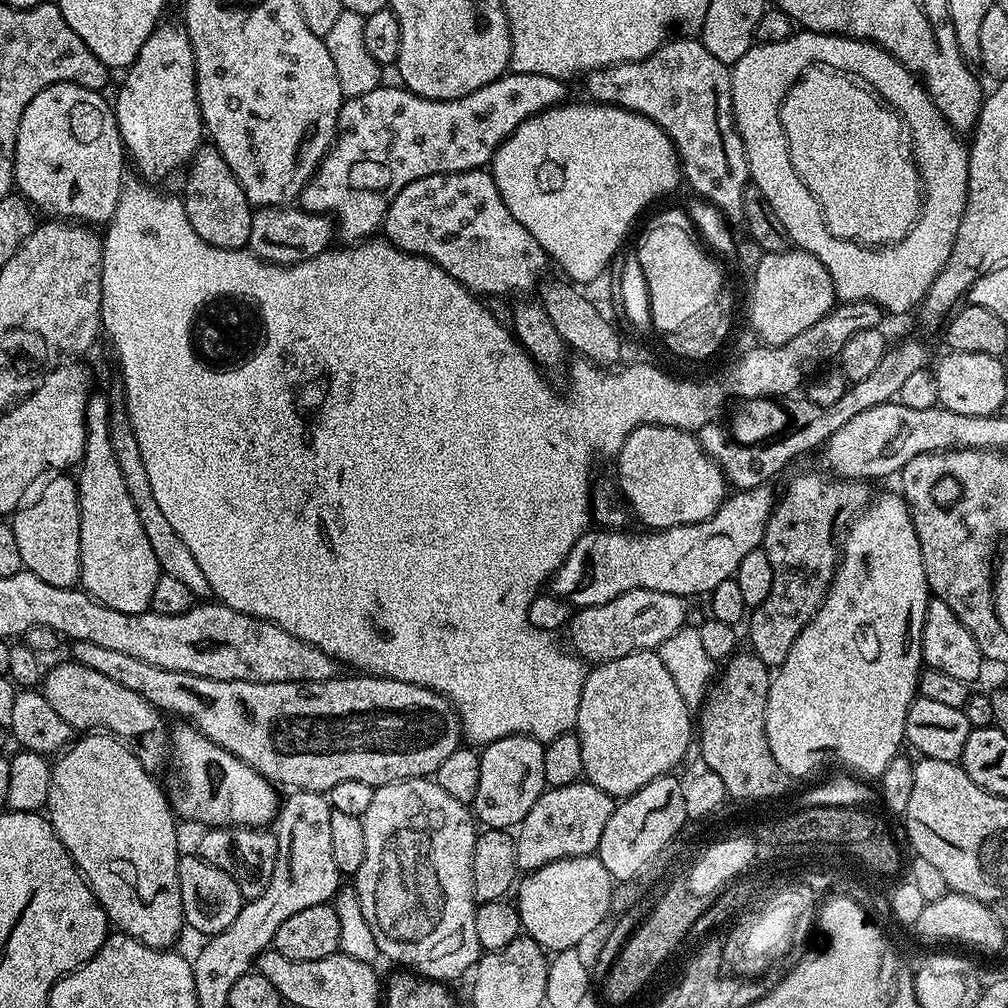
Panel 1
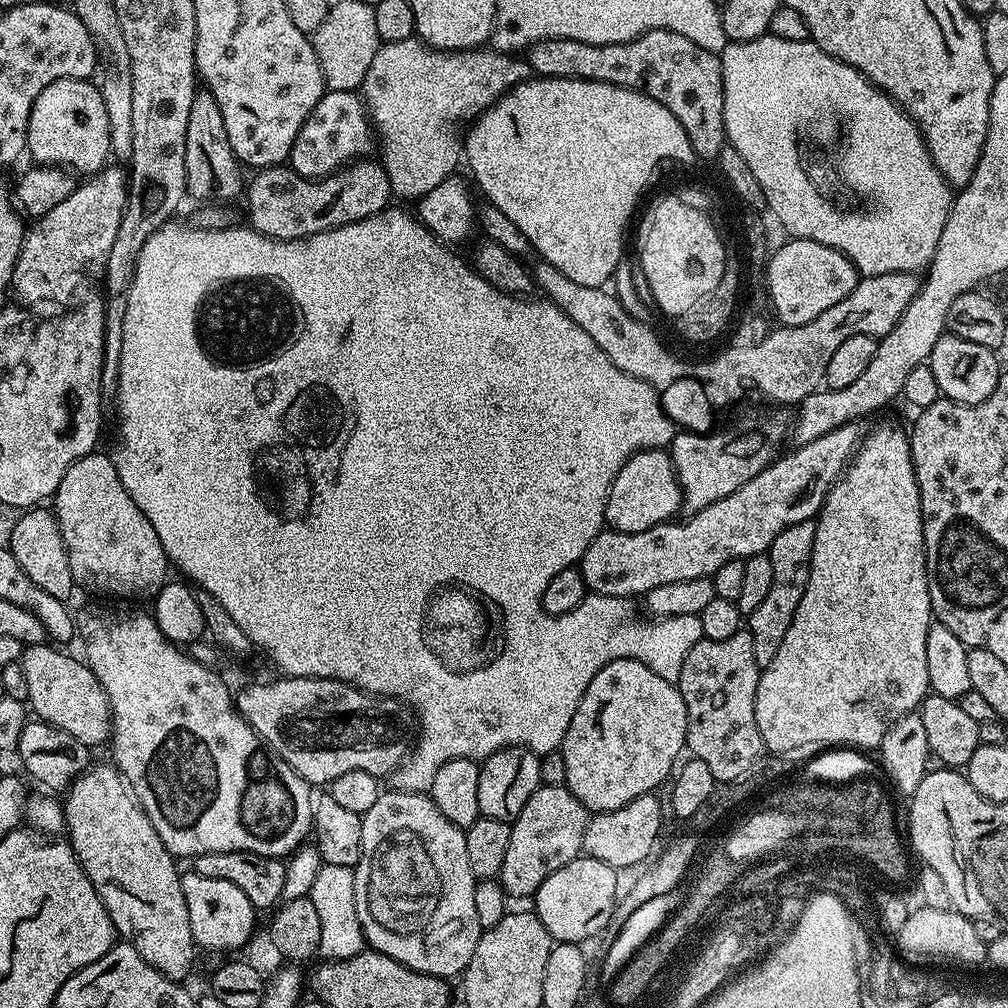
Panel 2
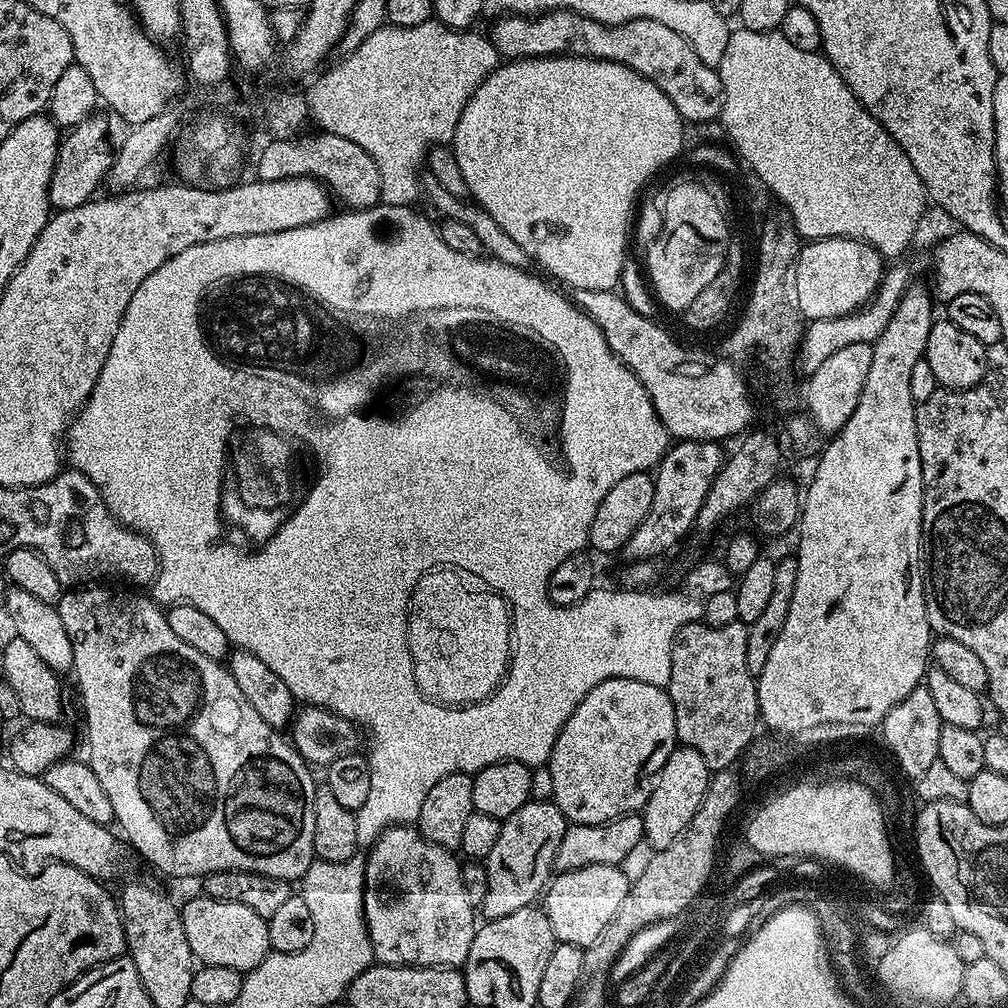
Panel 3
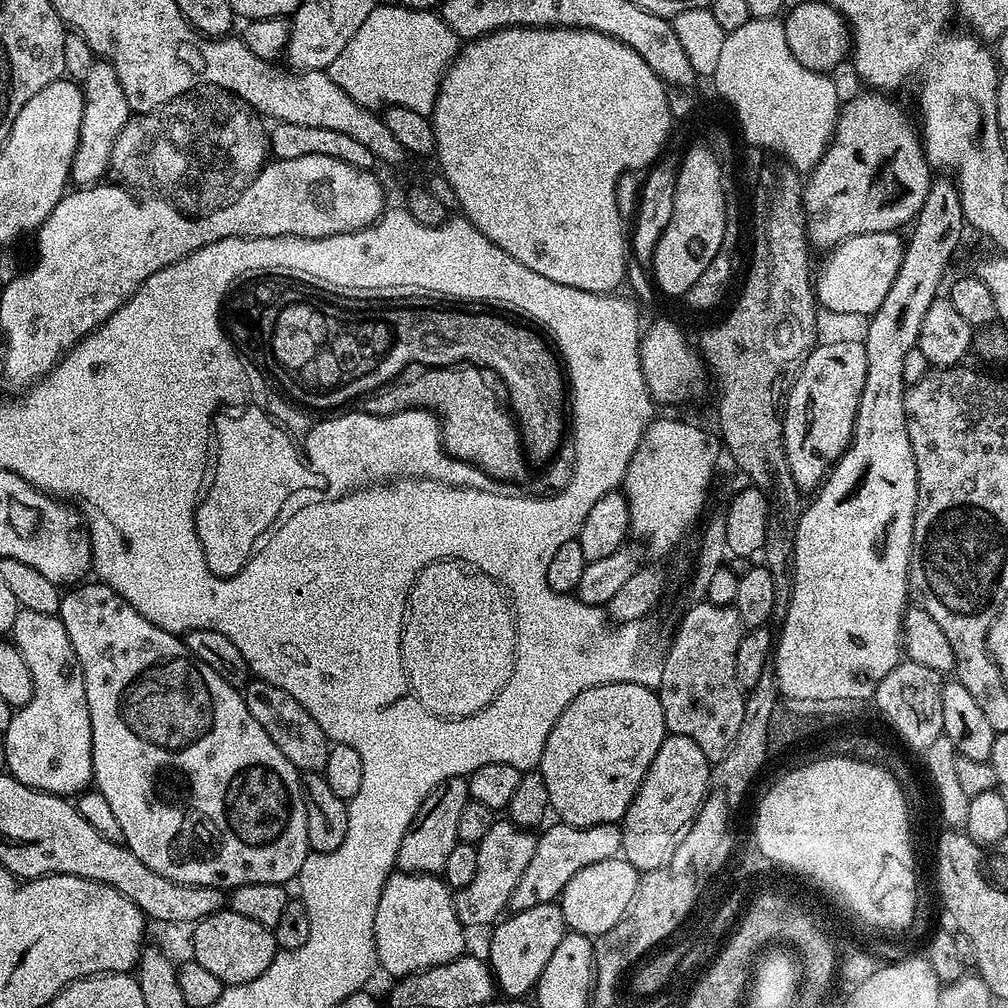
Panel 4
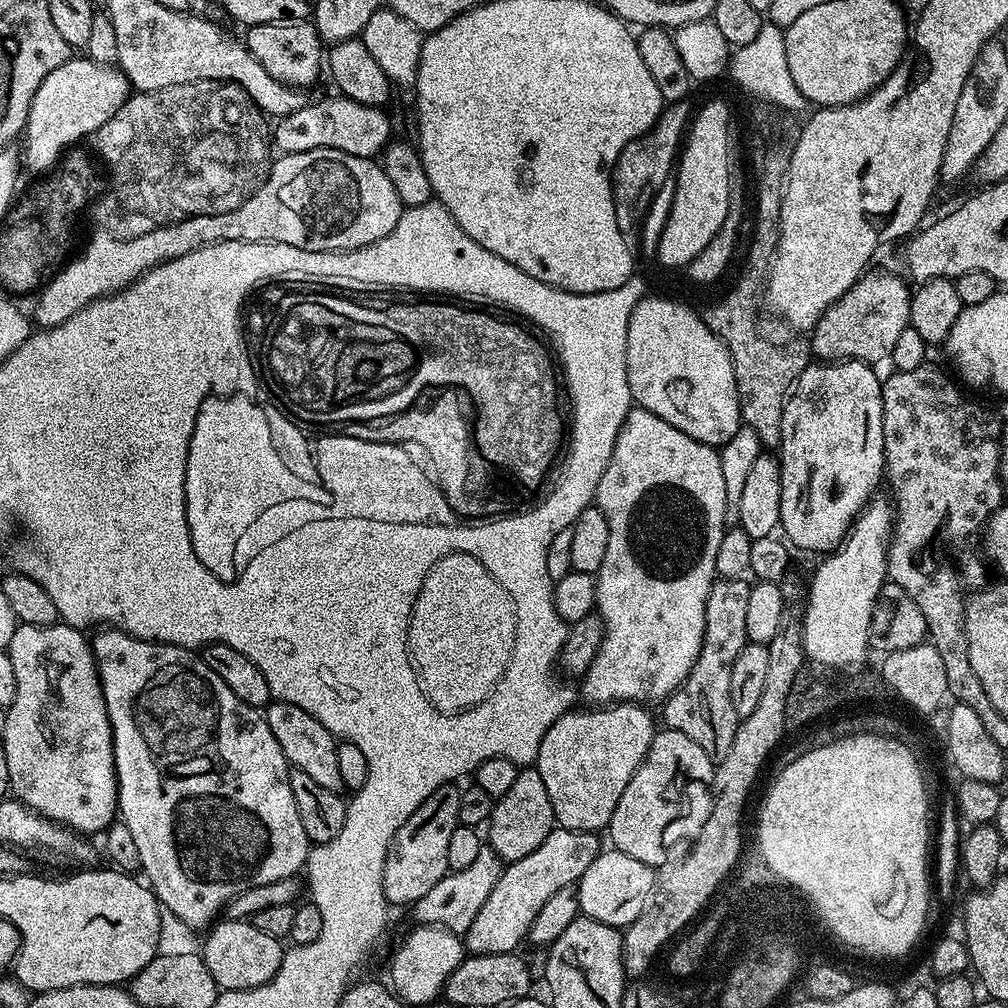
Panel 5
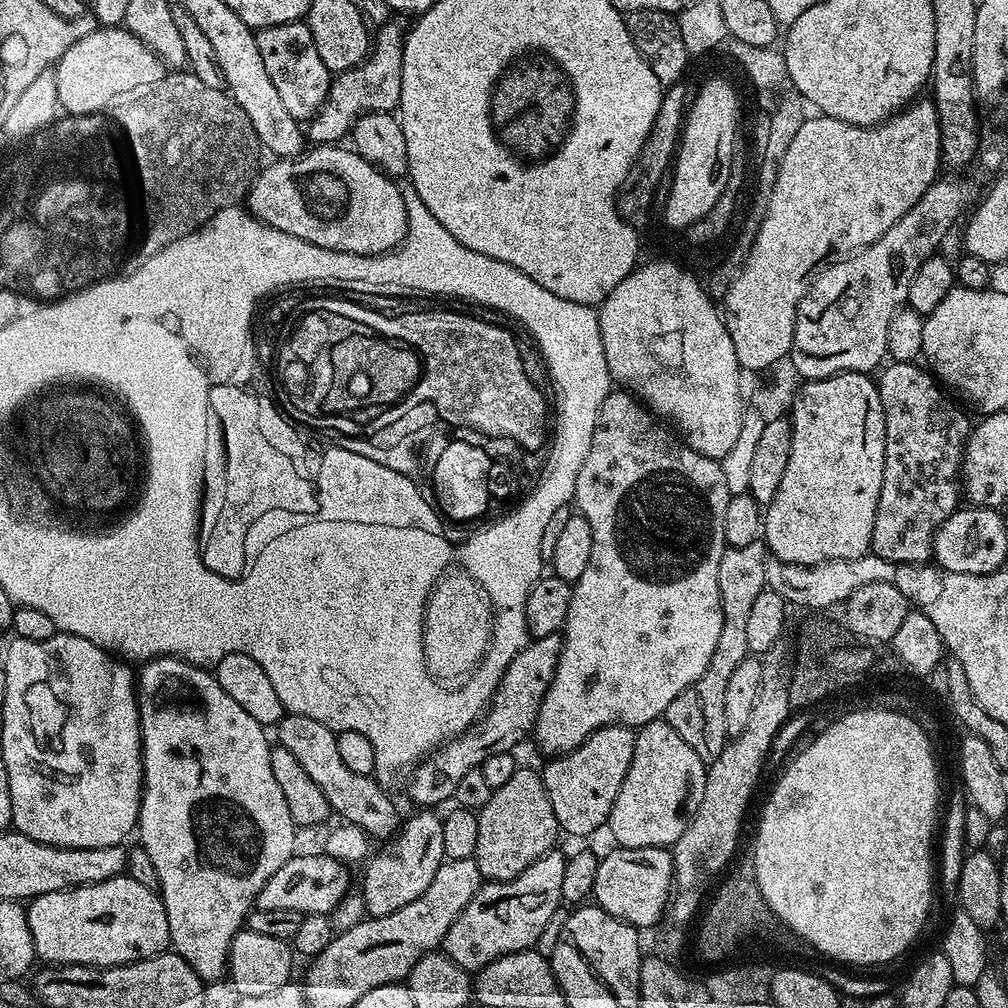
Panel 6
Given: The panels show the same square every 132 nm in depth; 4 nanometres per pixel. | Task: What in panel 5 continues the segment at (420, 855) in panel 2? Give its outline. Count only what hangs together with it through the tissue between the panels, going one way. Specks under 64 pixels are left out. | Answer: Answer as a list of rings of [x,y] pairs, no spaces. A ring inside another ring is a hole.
[[[420,924],[404,936],[404,941],[396,948],[392,961],[388,964],[390,987],[405,1005],[432,1004],[444,995],[444,987],[464,960],[466,949],[459,935],[443,926]]]

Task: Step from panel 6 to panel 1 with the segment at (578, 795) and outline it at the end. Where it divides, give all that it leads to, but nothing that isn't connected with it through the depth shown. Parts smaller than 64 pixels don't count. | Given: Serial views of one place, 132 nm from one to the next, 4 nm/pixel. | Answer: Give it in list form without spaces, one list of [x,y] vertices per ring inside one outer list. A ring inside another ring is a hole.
[[[655,651],[635,652],[595,665],[585,675],[574,731],[578,742],[582,742],[583,779],[614,798],[623,798],[633,796],[642,786],[654,782],[654,778],[673,771],[672,767],[687,754],[688,747],[691,744],[693,747],[694,716],[686,702],[682,702],[670,670],[662,666],[662,658]]]

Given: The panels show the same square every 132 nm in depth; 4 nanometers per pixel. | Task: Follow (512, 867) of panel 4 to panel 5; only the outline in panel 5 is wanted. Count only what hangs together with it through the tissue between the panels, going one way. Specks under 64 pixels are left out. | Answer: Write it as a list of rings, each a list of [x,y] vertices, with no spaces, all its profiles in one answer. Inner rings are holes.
[[[482,846],[478,850],[478,858],[474,858],[471,866],[466,866],[466,870],[457,872],[449,871],[447,876],[442,878],[427,894],[422,894],[418,902],[414,905],[417,921],[420,924],[435,924],[443,926],[446,930],[463,934],[470,930],[470,922],[478,915],[478,910],[486,903],[486,898],[490,898],[490,890],[498,886],[502,871],[502,861],[494,850],[487,846]]]

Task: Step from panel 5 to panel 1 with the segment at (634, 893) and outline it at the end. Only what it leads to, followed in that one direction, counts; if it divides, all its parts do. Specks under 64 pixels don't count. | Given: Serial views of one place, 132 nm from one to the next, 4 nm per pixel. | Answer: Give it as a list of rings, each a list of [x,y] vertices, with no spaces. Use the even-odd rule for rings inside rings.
[[[595,854],[550,862],[519,881],[514,903],[520,911],[521,929],[549,953],[575,948],[585,934],[605,923],[604,915],[612,904],[612,887],[612,875]]]

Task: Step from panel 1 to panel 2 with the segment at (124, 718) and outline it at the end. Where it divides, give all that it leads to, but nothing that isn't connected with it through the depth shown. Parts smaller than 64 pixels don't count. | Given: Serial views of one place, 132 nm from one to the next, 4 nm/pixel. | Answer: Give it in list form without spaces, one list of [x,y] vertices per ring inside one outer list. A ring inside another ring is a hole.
[[[51,643],[30,644],[23,649],[19,659],[26,674],[29,690],[27,707],[45,724],[58,726],[66,734],[74,734],[78,742],[95,746],[109,739],[112,734],[112,707],[106,698],[106,690],[98,678],[88,669],[83,659],[75,660],[64,652],[59,652]]]

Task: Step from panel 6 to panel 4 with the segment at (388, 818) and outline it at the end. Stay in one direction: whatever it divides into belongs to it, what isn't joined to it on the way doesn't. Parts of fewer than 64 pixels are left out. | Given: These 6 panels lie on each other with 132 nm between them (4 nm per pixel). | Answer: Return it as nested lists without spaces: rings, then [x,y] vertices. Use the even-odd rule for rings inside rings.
[[[255,678],[249,679],[244,685],[242,695],[246,702],[246,710],[254,714],[258,726],[262,726],[266,734],[270,734],[270,742],[274,742],[274,746],[278,746],[278,750],[282,750],[282,754],[290,758],[296,769],[302,774],[323,773],[330,747],[328,735],[324,733],[322,726],[318,726],[318,722],[314,722],[314,718],[310,718],[310,714],[306,714],[306,710],[298,701],[290,698],[286,690],[278,690],[278,686]]]

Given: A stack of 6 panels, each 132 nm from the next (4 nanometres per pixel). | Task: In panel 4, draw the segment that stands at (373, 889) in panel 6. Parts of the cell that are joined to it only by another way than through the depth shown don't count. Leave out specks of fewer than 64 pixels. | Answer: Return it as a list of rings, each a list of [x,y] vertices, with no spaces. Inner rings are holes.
[[[463,776],[446,778],[446,782],[434,786],[422,802],[414,822],[410,822],[402,846],[398,846],[396,868],[402,872],[443,873],[450,850],[458,843],[458,818],[468,800],[468,782]]]

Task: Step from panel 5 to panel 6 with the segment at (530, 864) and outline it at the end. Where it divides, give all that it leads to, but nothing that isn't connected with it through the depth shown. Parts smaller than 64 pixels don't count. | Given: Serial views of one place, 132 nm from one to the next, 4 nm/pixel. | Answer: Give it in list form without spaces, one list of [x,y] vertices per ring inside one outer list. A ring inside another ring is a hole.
[[[553,850],[534,862],[534,866],[522,870],[518,878],[481,883],[474,898],[466,902],[466,910],[446,930],[444,953],[468,973],[475,974],[506,954],[535,949],[542,930],[546,930],[550,918],[561,907],[565,859],[565,853]]]

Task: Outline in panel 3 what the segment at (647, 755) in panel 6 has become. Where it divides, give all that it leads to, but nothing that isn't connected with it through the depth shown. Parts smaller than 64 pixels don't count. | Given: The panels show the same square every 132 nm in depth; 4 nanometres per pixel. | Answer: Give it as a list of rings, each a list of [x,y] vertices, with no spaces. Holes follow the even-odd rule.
[[[677,746],[666,758],[666,766],[656,776],[652,793],[645,802],[642,815],[644,817],[644,839],[656,850],[669,848],[690,826],[690,818],[698,814],[698,806],[702,806],[702,798],[708,793],[710,769],[702,762],[702,754],[698,750]]]

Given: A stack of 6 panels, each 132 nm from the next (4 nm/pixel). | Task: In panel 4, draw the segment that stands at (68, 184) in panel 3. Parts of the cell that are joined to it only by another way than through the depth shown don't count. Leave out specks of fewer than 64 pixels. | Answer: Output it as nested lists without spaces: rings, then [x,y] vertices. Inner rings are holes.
[[[93,59],[90,70],[82,78],[84,105],[82,106],[82,126],[80,141],[72,155],[70,180],[76,188],[91,188],[109,175],[108,162],[122,126],[130,119],[130,109],[126,102],[126,94],[122,90],[122,82],[114,74],[114,68],[108,61]]]

